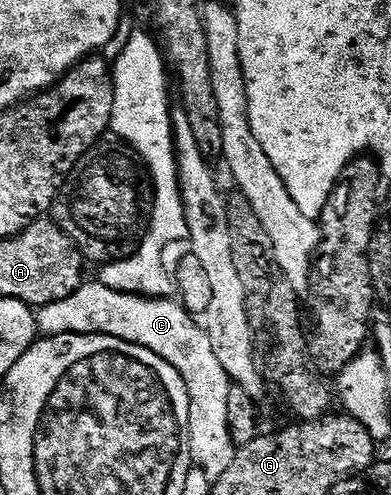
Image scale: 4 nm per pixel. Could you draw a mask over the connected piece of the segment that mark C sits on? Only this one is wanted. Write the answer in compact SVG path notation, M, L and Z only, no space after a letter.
M100 283L81 284L67 299L59 299L36 310L37 327L42 334L58 337L64 333L102 333L139 347L155 351L159 359L171 363L183 379L189 396L189 459L210 479L216 479L231 467L238 448L227 425L227 395L230 387L227 371L211 348L211 339L177 299L140 297L138 293L115 291Z

